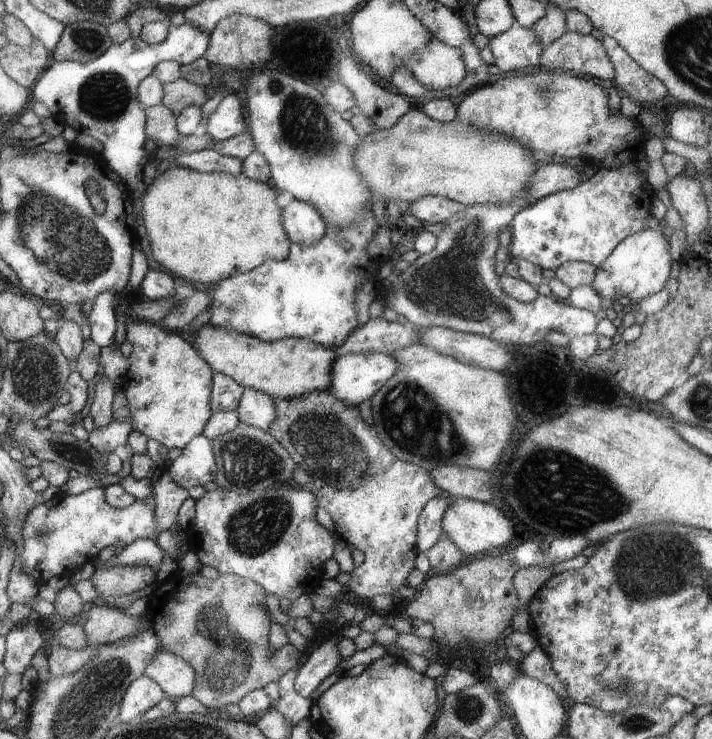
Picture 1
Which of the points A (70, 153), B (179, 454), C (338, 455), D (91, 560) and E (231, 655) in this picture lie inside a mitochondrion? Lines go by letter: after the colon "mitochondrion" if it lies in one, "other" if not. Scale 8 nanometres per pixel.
A: other
B: other
C: mitochondrion
D: other
E: mitochondrion

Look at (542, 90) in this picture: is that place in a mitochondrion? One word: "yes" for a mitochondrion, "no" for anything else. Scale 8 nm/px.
yes

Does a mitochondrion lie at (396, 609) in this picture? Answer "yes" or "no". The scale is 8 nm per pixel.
no

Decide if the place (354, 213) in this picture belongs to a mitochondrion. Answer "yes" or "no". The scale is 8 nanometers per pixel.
no

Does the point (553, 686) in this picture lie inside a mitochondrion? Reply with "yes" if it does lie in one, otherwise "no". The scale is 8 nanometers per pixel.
no

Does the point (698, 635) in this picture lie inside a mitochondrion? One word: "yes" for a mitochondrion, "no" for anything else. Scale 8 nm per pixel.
no

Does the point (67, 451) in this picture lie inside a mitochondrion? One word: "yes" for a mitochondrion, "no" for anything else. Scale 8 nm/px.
yes

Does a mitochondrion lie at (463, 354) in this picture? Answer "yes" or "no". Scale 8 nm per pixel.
no

